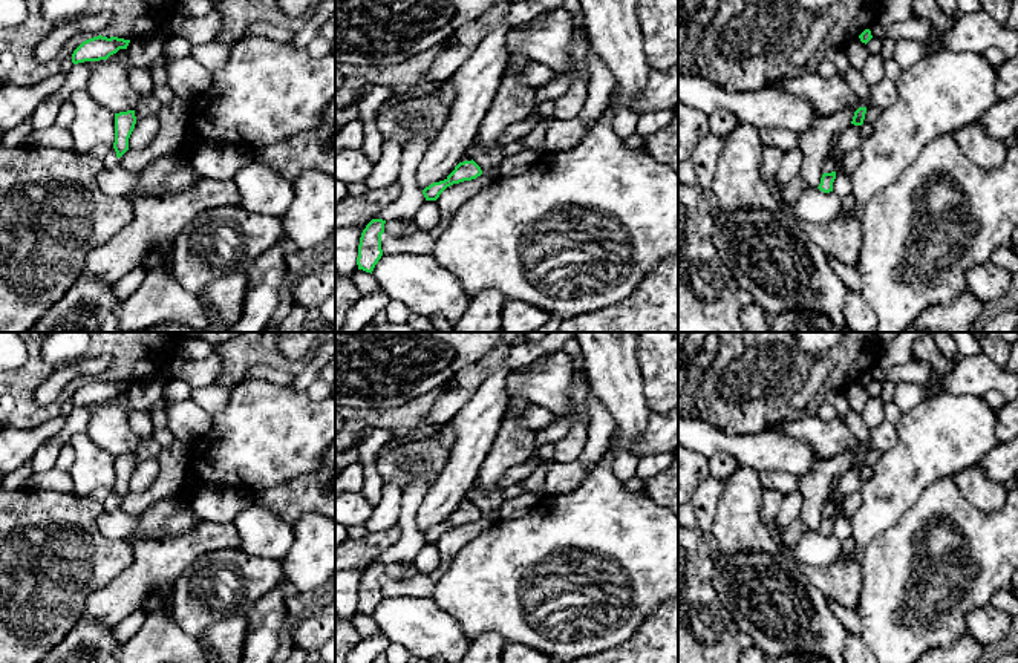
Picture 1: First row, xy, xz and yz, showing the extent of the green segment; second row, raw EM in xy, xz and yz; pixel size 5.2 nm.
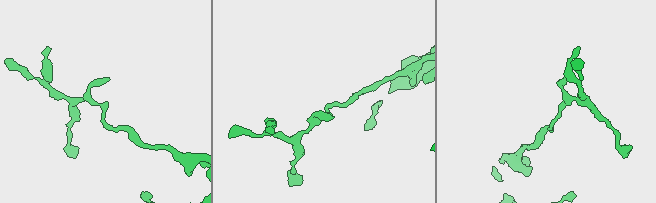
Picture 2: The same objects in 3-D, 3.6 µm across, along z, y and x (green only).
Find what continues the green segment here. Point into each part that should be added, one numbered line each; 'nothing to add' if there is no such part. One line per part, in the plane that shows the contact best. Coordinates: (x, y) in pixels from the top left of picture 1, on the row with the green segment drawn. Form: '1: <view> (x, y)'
nothing to add

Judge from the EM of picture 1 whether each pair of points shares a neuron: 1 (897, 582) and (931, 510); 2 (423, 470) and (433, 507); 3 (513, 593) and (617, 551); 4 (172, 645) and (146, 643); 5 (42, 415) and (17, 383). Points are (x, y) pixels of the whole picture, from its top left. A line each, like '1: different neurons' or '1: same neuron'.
1: same neuron
2: different neurons
3: same neuron
4: same neuron
5: same neuron

